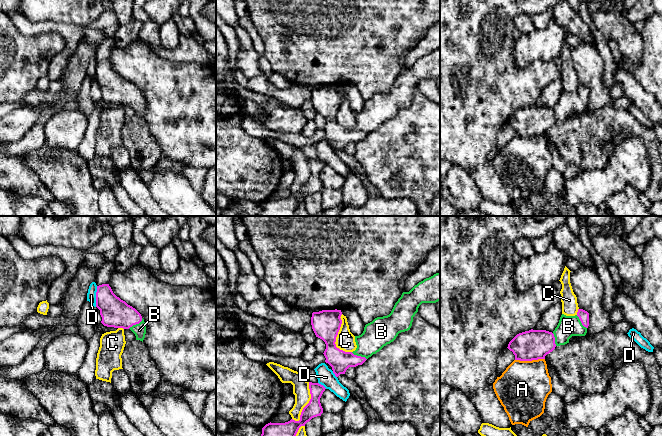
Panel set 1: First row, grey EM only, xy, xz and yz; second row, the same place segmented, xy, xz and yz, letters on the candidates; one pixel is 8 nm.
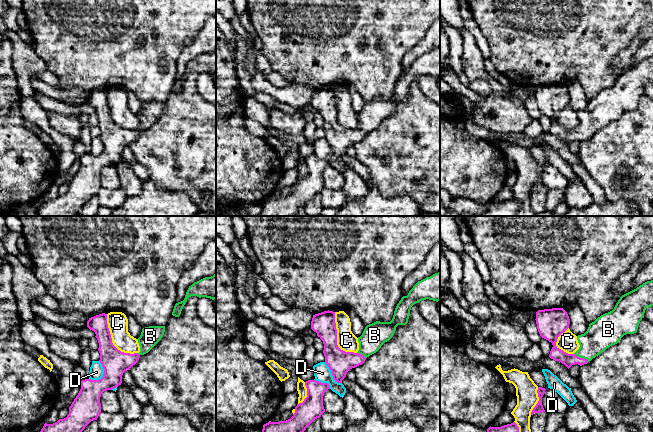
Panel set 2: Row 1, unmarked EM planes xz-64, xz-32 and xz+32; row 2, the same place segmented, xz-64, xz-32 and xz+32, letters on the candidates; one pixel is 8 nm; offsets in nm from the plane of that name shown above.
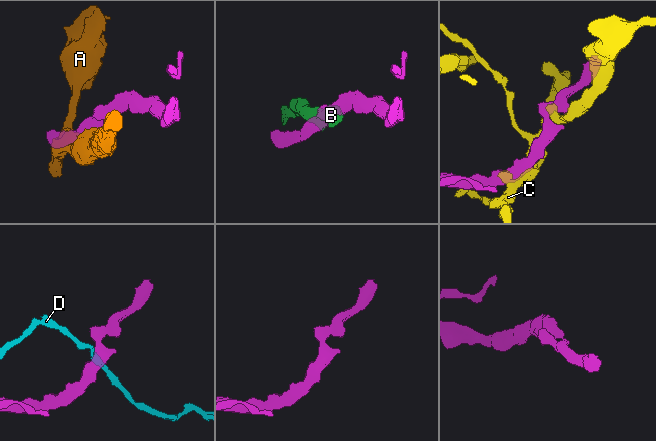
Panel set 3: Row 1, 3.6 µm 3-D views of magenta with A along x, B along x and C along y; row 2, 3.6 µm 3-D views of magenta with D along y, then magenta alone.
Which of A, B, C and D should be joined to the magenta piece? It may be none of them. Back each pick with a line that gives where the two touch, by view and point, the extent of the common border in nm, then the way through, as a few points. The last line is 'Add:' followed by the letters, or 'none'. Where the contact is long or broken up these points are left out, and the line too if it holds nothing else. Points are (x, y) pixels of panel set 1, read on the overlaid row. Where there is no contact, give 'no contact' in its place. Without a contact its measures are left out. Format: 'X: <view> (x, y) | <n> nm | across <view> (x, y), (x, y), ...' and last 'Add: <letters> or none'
B: xy (135, 324) | 150 nm
Add: B

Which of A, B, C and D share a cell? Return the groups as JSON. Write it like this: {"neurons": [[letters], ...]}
{"neurons": [["A"], ["B"], ["C"], ["D"]]}

